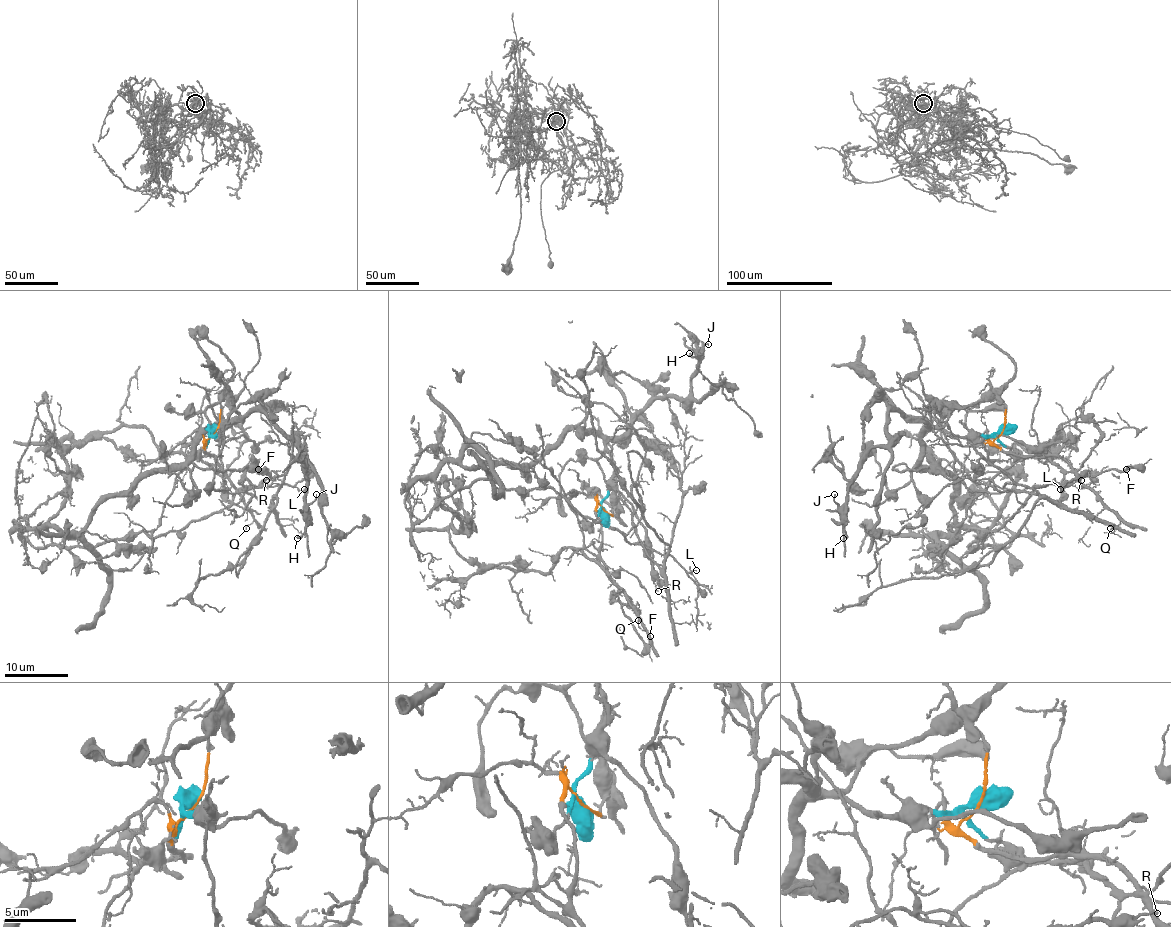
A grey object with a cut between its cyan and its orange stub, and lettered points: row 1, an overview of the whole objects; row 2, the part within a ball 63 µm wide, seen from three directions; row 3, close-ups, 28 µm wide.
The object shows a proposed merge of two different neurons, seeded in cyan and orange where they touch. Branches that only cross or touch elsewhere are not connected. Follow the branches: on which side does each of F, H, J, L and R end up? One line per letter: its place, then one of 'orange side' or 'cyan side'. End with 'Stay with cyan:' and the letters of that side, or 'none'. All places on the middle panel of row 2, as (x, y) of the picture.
F: at (650, 636); cyan side
H: at (689, 353); cyan side
J: at (708, 344); cyan side
L: at (696, 570); cyan side
R: at (658, 591); cyan side
Stay with cyan: F, H, J, L, R

